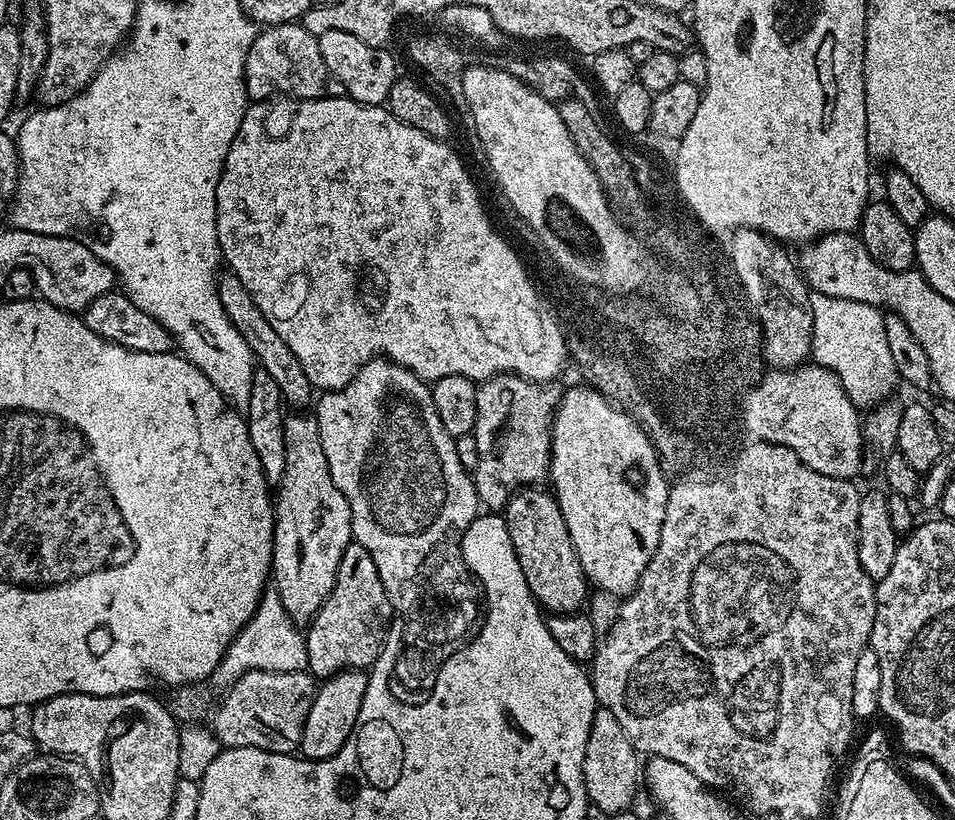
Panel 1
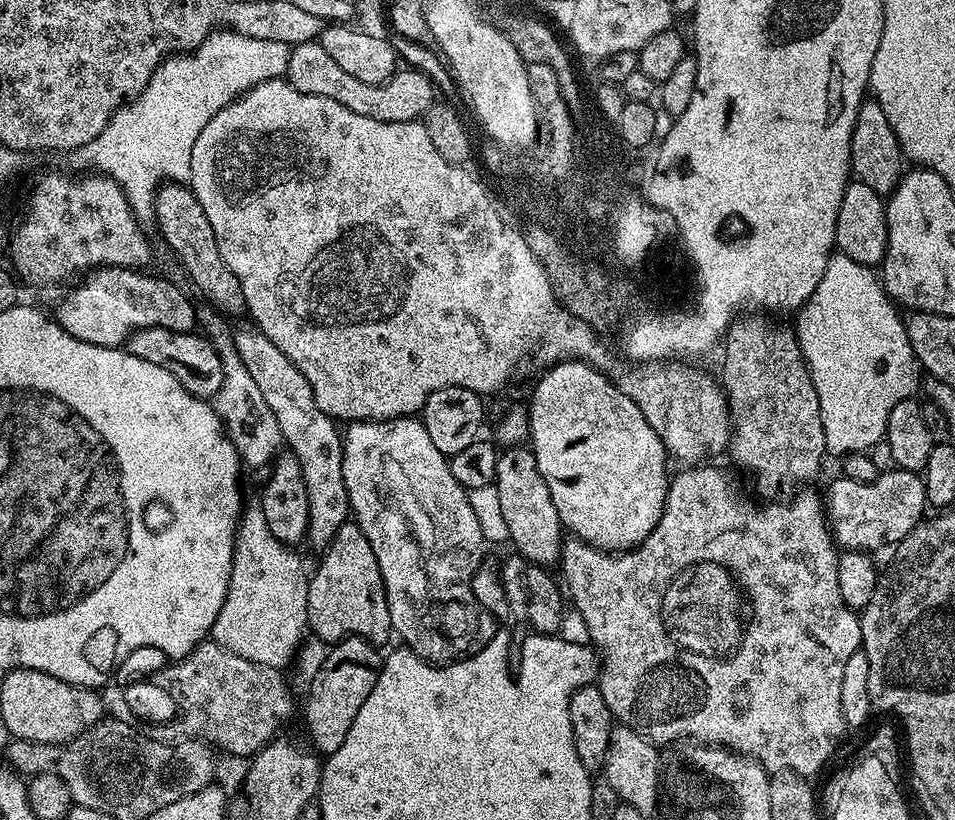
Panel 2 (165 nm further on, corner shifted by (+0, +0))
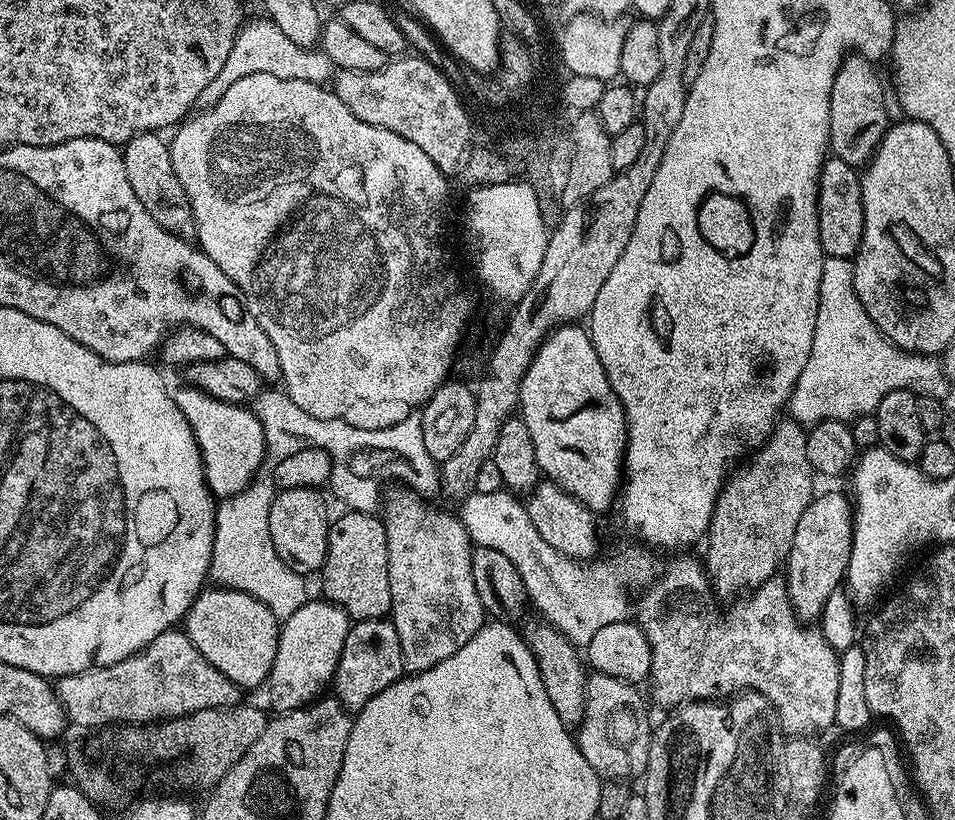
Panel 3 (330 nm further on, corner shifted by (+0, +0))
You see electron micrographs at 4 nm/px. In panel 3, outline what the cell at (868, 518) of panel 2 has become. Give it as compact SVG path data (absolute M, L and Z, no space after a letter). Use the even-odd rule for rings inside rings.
M824 492L821 496L819 493L808 503L802 518L798 518L798 530L794 530L794 542L786 561L786 572L788 568L786 587L788 600L801 621L819 621L820 611L824 608L826 598L830 598L830 594L838 591L845 579L852 549L852 517L854 515L853 505L849 497L845 496L840 492Z

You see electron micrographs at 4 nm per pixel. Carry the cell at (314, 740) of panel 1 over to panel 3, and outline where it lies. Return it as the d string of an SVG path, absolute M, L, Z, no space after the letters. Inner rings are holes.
M391 619L355 621L348 629L346 646L342 646L342 658L338 658L335 699L349 713L358 713L370 698L374 698L374 694L382 694L386 686L400 679L405 672L402 642L398 642L398 630L394 630Z

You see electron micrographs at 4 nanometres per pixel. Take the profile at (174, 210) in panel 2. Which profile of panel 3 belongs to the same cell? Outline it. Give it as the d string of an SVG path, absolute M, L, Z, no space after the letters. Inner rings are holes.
M155 131L140 132L123 145L126 178L130 181L134 194L138 194L142 206L146 206L150 218L154 218L158 226L170 230L175 236L192 238L196 235L196 223L194 214L190 210L190 198L186 198L186 190L182 190L182 182L178 182L178 174L174 174L169 141L163 140L160 136L163 135Z

